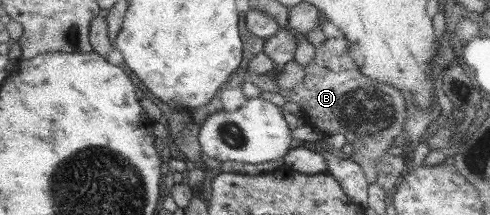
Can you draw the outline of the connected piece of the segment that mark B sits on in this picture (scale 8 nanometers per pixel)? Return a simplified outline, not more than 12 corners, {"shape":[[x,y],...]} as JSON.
{"shape":[[344,38],[325,40],[289,90],[246,76],[343,134],[376,185],[404,132],[407,98],[362,73]]}

